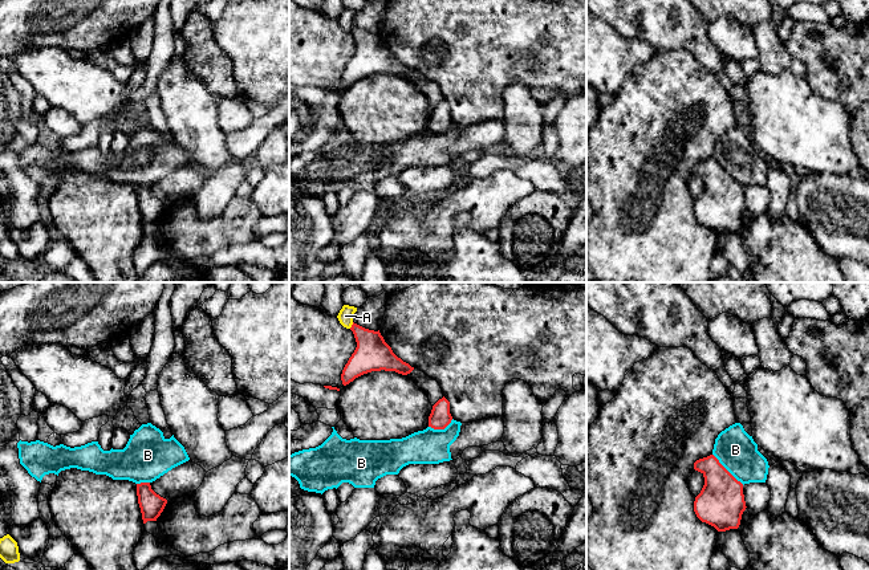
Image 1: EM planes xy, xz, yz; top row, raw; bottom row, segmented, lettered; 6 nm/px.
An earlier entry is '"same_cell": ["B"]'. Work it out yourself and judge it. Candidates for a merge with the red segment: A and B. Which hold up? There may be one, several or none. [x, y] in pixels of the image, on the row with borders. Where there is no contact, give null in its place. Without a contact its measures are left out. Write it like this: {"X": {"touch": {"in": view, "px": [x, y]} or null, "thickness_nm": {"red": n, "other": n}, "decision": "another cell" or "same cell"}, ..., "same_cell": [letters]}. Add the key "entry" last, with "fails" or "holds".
{"A": {"touch": {"in": "xz", "px": [352, 325]}, "thickness_nm": {"red": 200, "other": 90}, "decision": "another cell"}, "B": {"touch": {"in": "yz", "px": [726, 469]}, "thickness_nm": {"red": 280, "other": 240}, "decision": "same cell"}, "same_cell": ["B"], "entry": "holds"}

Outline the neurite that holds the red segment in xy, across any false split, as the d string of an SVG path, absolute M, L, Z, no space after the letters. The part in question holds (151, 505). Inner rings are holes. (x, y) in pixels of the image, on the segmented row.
M150 483L137 484L138 504L142 513L143 524L147 521L157 521L163 512L167 500L157 494Z

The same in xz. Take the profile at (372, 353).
M354 322L350 330L354 334L357 347L342 370L341 380L344 386L371 371L385 370L407 375L414 370L393 353L379 330L369 330Z

